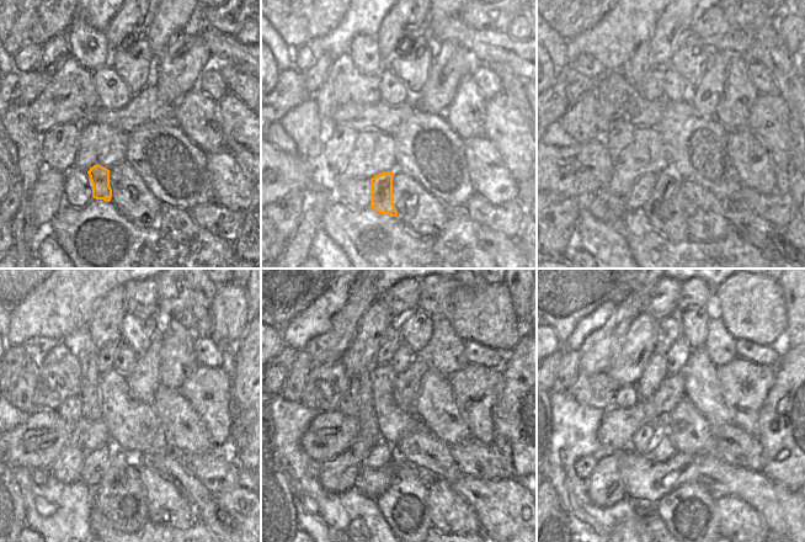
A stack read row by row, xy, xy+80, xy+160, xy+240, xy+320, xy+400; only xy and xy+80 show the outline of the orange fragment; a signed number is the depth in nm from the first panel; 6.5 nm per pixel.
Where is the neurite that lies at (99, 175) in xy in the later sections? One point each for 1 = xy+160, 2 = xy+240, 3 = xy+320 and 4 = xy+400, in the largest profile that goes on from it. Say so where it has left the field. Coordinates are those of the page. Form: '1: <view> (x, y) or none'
1: xy+160 (665, 211)
2: xy+240 (120, 495)
3: xy+320 (404, 506)
4: xy+400 (688, 513)

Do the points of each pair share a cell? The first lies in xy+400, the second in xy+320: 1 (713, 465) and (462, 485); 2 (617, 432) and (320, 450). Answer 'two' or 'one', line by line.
1: one
2: one

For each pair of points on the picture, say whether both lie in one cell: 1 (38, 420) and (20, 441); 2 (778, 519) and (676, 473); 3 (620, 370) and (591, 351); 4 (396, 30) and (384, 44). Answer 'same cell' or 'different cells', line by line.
1: same cell
2: same cell
3: different cells
4: same cell

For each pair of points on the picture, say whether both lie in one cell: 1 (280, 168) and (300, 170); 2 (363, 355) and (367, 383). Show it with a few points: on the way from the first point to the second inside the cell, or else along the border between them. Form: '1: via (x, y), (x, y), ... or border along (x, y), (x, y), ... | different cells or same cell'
1: via (284, 170), (296, 170) | same cell
2: border along (369, 367), (355, 376) | different cells

